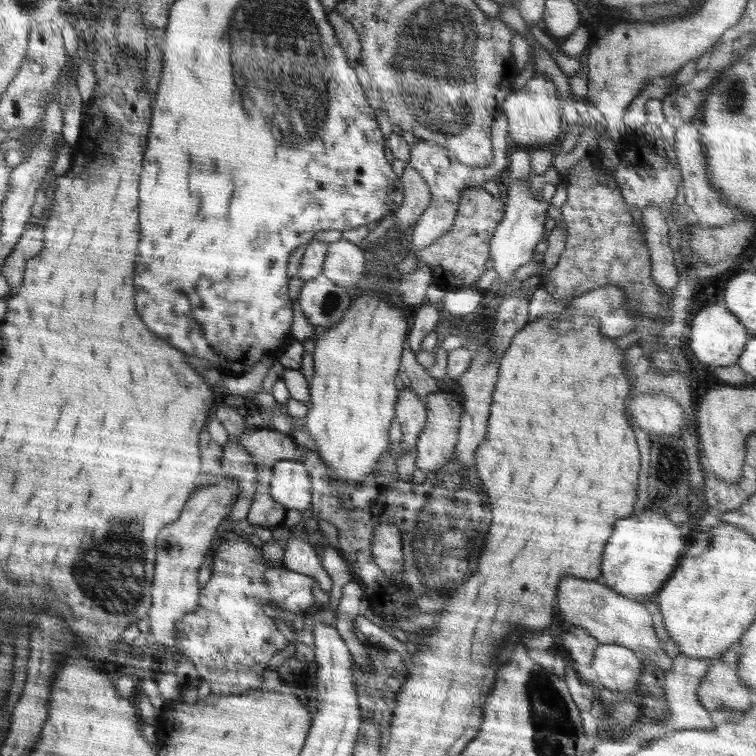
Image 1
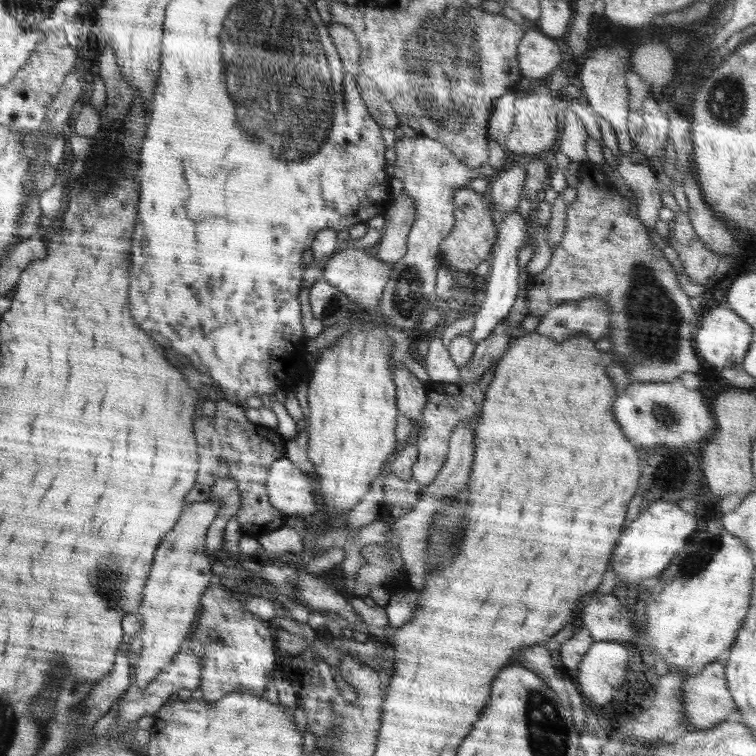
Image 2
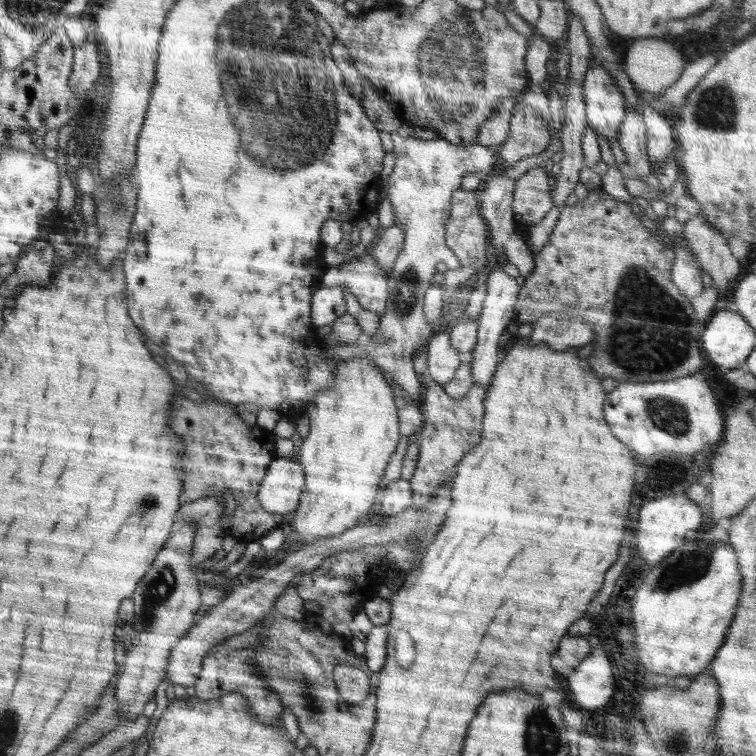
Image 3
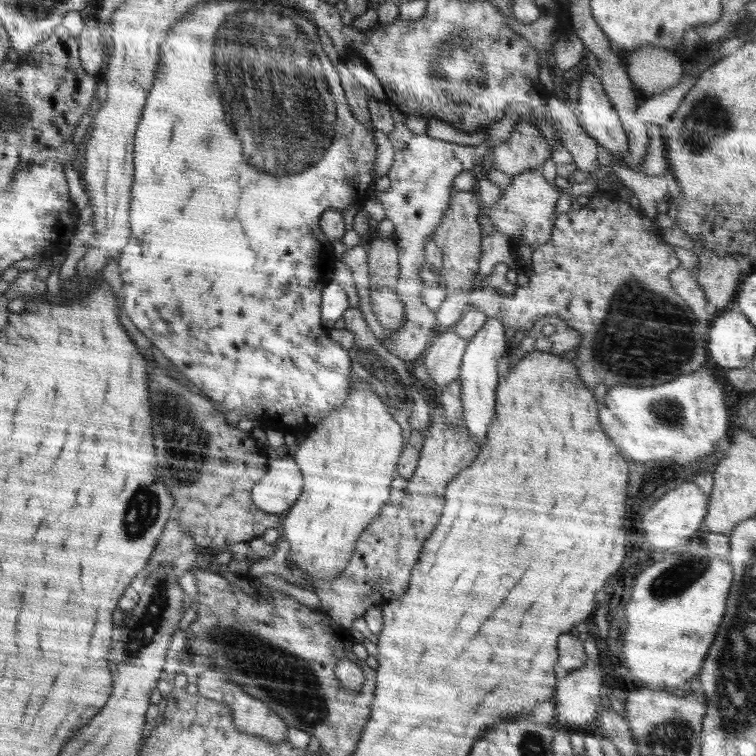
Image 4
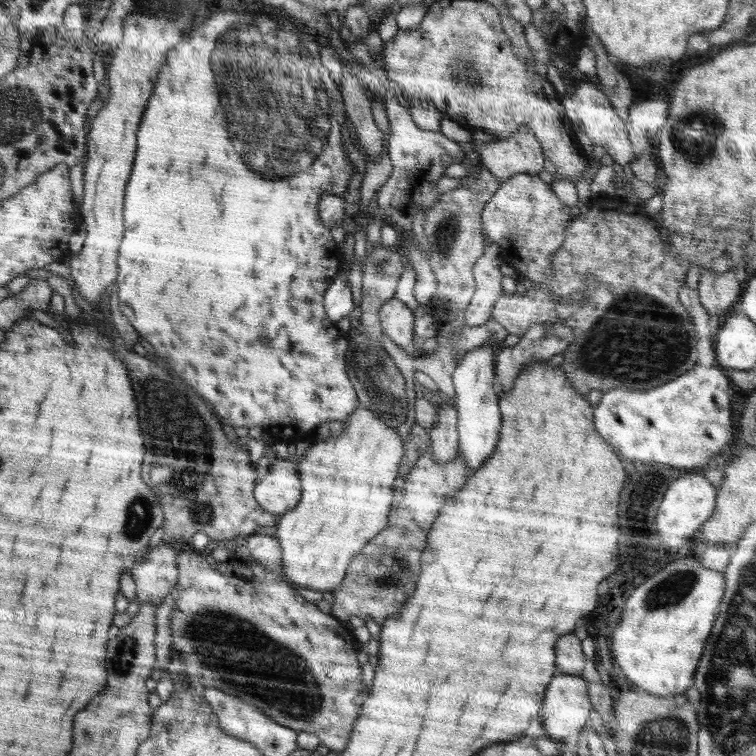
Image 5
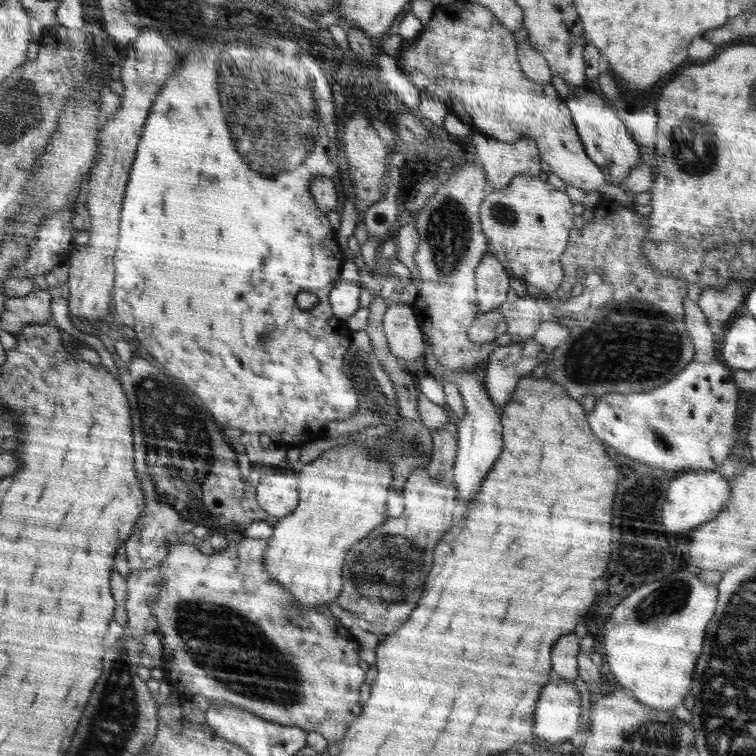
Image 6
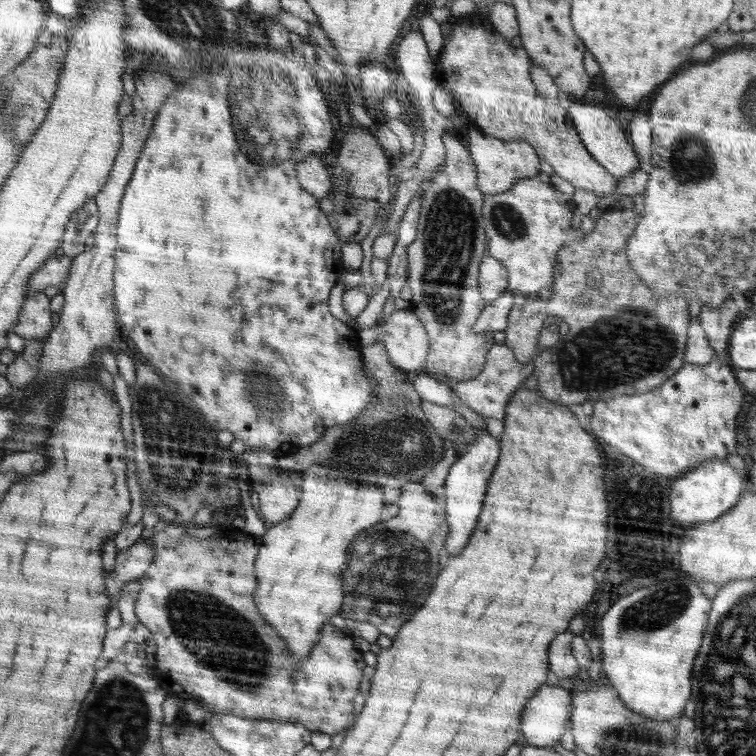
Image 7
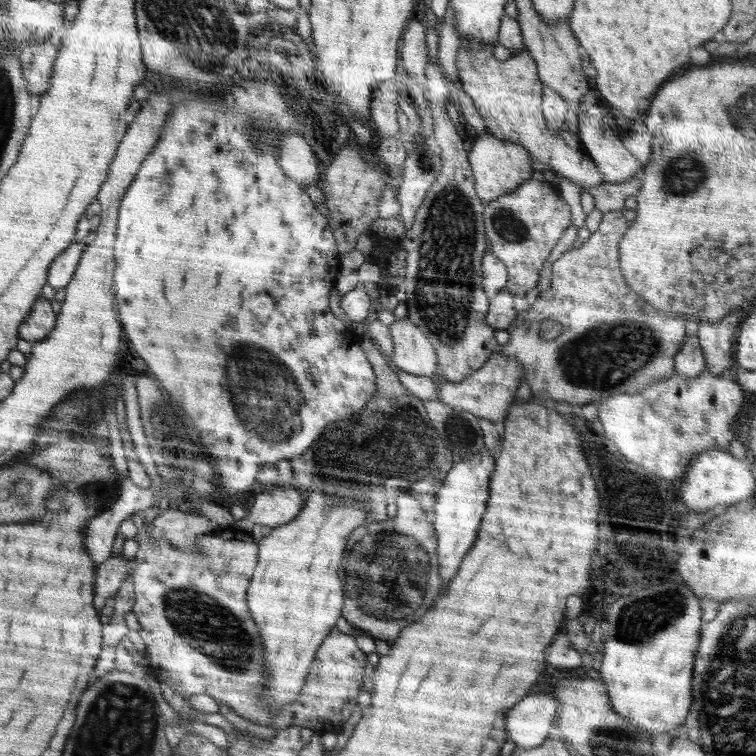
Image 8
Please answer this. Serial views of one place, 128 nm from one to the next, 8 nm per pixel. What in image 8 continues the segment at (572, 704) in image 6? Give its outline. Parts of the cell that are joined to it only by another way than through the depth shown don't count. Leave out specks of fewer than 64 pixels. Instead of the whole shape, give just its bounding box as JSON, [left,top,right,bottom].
[506,693,558,748]

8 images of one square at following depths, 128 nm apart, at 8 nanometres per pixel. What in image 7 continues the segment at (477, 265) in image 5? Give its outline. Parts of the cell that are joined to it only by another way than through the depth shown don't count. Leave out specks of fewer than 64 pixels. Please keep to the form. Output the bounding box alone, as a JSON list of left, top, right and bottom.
[479,254,508,304]

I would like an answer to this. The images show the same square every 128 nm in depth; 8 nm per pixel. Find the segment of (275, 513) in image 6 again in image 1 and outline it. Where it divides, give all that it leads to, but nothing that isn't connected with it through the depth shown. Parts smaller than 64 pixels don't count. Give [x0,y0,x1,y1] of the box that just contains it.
[270,460,311,510]

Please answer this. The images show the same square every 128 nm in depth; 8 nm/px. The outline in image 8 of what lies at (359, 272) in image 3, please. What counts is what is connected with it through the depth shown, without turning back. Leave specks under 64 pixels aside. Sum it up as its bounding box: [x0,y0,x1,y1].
[388,318,437,376]

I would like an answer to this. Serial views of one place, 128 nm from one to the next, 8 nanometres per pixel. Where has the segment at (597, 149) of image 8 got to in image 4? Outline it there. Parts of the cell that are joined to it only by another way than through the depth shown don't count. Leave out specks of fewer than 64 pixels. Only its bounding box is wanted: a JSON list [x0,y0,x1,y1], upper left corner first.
[572,74,628,157]

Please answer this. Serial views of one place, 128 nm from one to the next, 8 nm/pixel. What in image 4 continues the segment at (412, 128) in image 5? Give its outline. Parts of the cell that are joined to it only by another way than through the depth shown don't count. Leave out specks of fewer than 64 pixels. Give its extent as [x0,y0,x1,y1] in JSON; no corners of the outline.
[377,105,482,366]

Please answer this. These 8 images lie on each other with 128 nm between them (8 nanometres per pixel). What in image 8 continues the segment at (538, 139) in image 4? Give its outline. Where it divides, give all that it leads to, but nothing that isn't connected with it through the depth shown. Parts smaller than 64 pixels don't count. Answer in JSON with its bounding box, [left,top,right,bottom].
[467,133,533,203]

